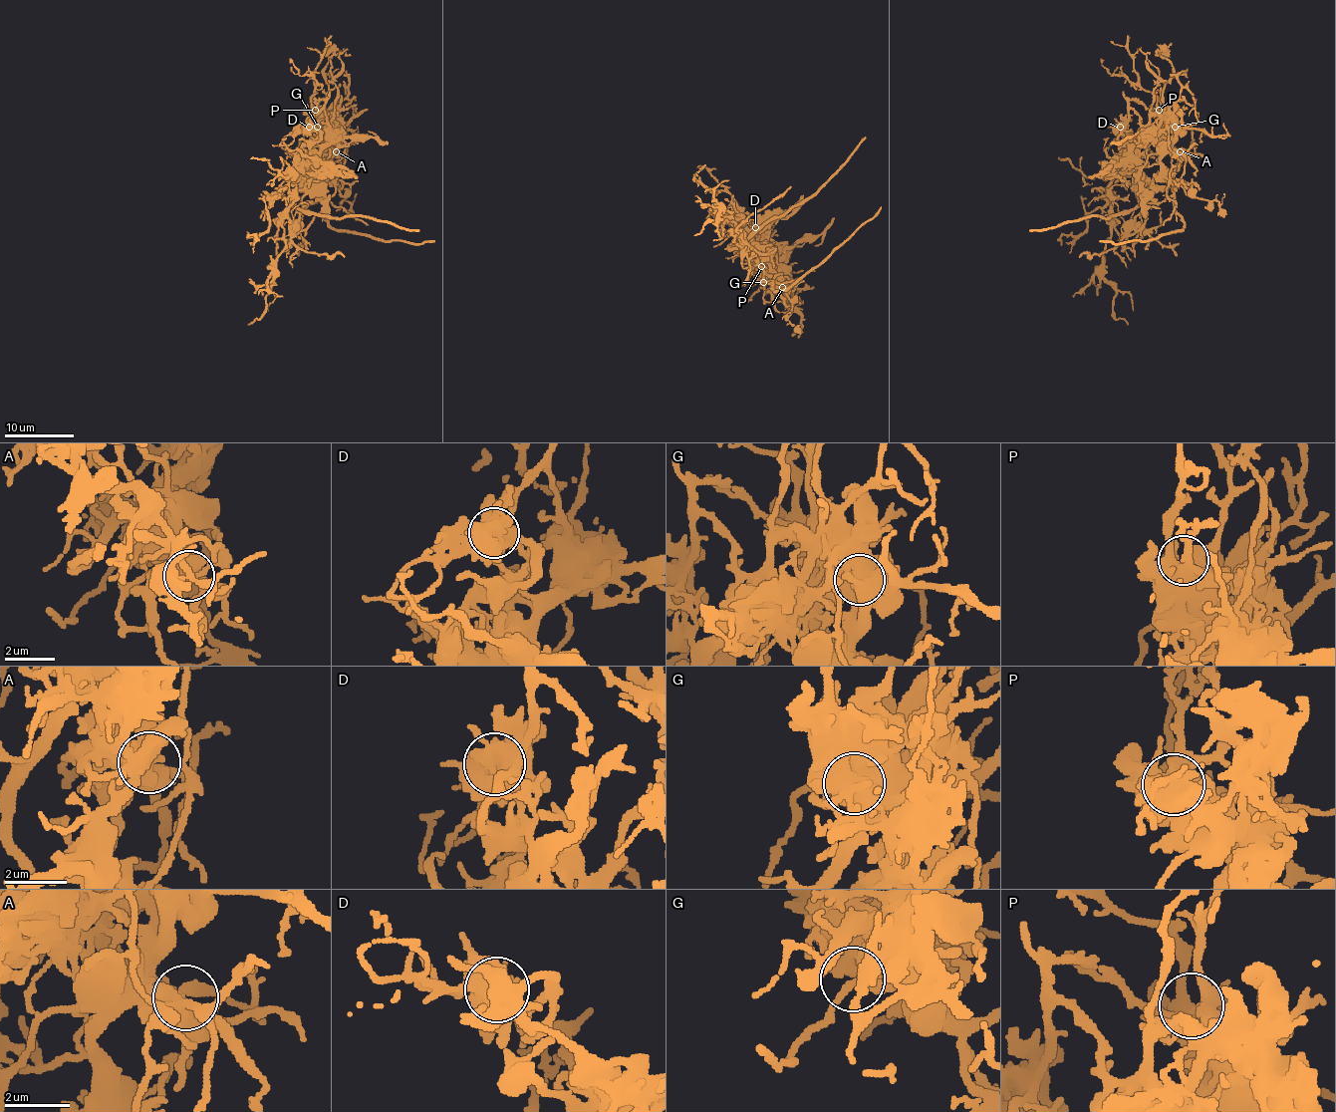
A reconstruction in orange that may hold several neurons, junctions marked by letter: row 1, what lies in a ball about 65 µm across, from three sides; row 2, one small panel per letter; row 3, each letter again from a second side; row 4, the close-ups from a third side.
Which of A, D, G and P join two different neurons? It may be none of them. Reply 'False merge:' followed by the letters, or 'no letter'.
False merge: D

